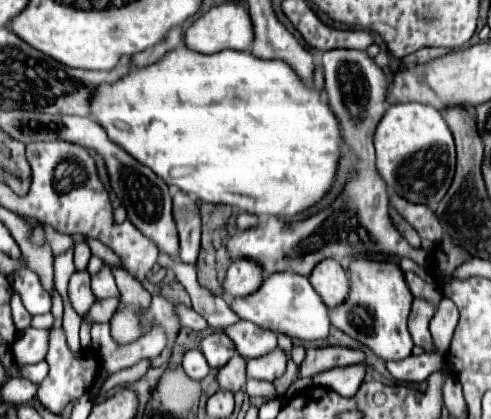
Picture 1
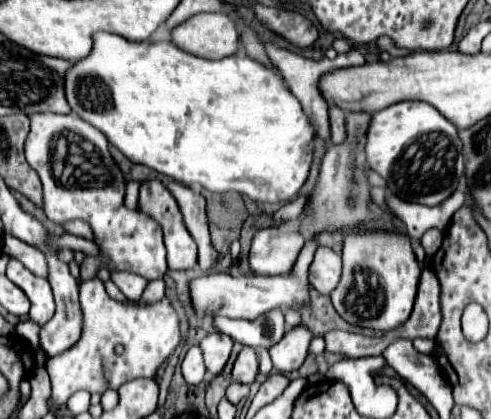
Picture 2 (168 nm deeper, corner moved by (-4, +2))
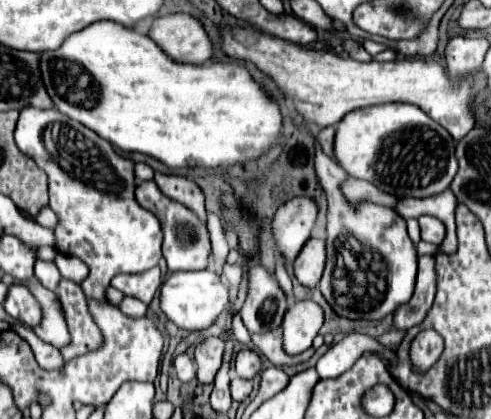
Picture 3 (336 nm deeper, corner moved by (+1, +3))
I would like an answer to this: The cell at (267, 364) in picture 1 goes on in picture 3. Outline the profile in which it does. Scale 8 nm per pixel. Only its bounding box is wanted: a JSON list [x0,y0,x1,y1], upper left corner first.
[282,301,324,355]

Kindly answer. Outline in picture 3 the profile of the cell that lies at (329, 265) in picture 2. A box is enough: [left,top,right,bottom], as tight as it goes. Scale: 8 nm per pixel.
[294,239,326,287]

